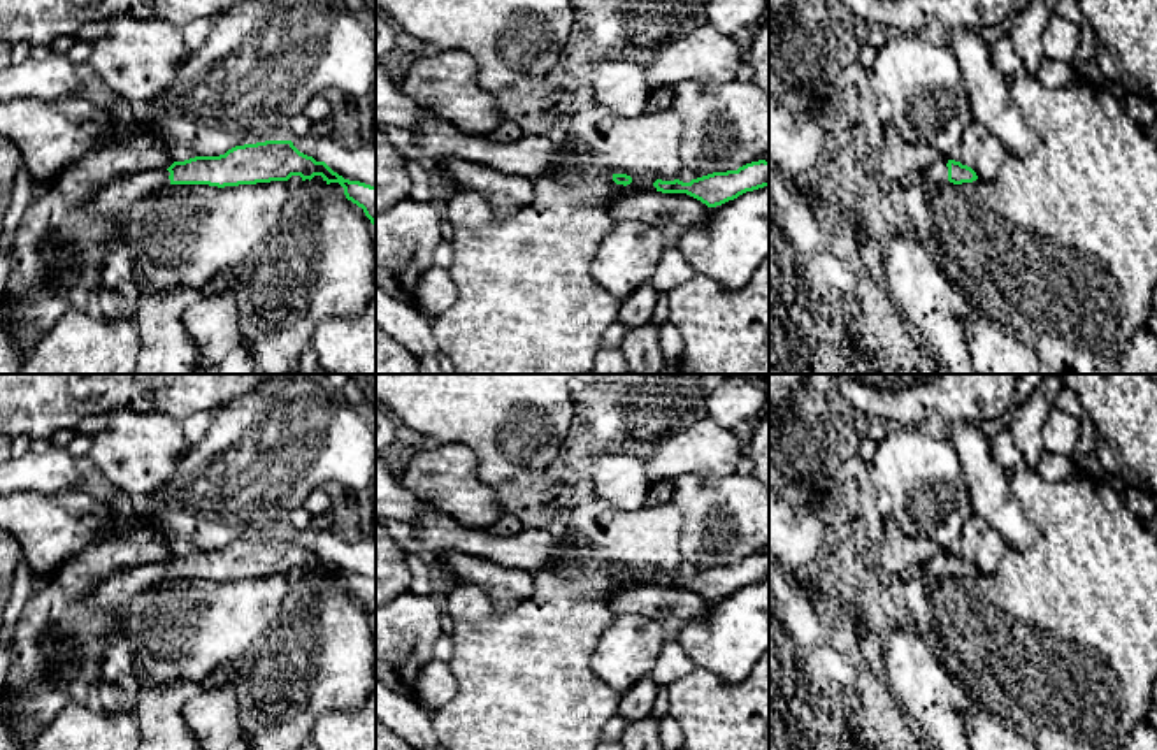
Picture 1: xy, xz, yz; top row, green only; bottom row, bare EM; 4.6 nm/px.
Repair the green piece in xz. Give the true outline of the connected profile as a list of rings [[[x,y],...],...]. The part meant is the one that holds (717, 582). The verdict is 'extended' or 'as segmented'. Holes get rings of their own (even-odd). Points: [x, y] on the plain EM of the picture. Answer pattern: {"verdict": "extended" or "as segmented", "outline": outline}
{"verdict": "as segmented", "outline": [[[758,553],[739,560],[737,564],[713,566],[690,576],[679,573],[653,576],[662,587],[686,587],[708,601],[722,599],[746,585],[769,580],[769,555]]]}

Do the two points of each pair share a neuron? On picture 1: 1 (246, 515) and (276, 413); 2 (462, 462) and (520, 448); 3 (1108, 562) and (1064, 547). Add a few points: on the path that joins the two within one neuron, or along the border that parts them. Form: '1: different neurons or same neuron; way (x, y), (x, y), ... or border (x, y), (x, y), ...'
1: same neuron; way (246, 490), (246, 475), (276, 443), (276, 438)
2: different neurons; border (438, 443), (466, 445), (494, 490)
3: same neuron; way (1098, 562), (1080, 562), (1075, 557)

